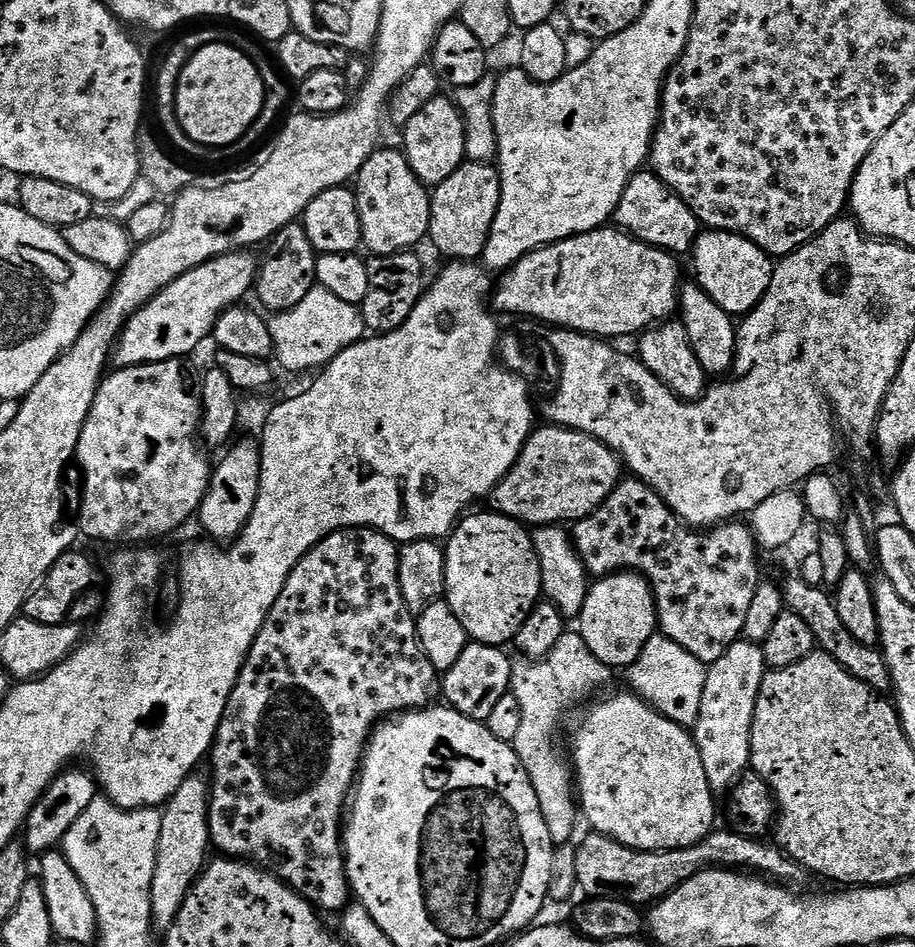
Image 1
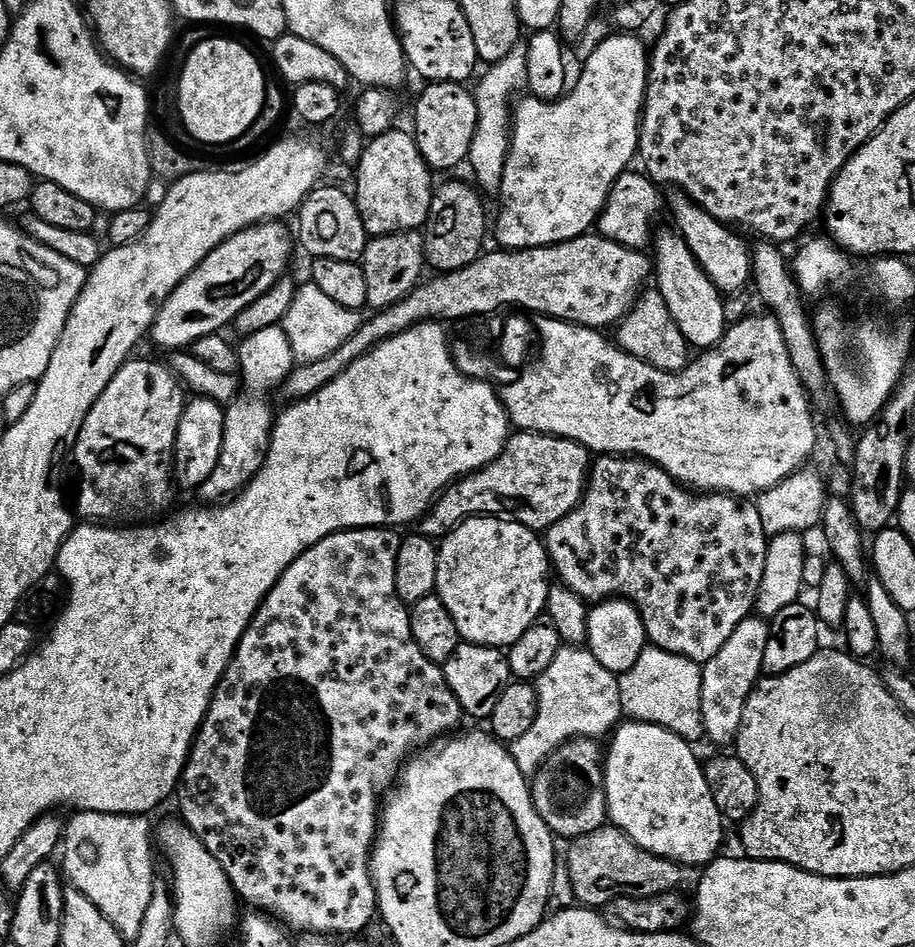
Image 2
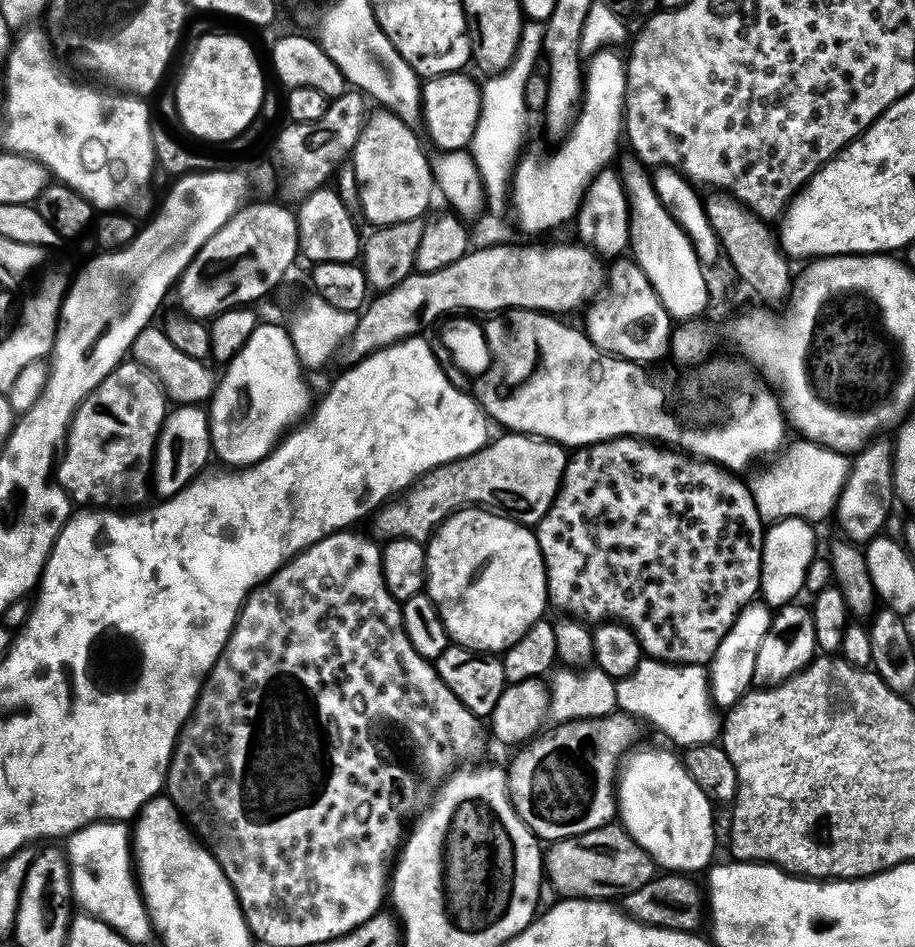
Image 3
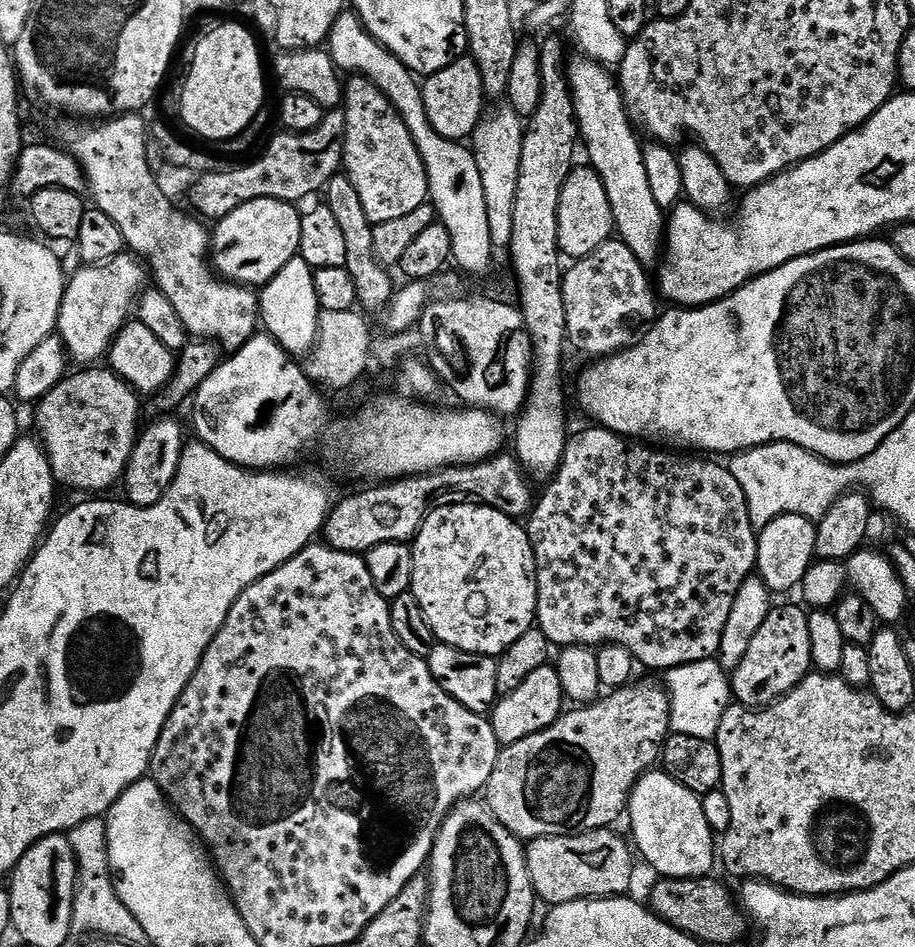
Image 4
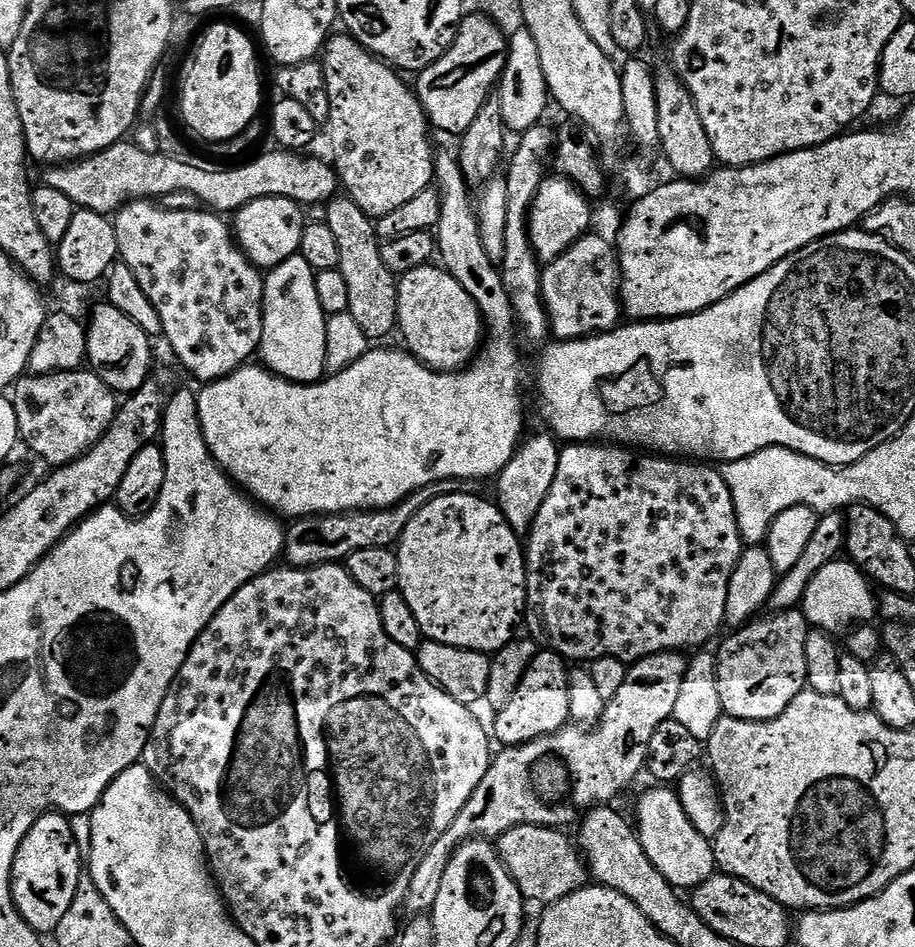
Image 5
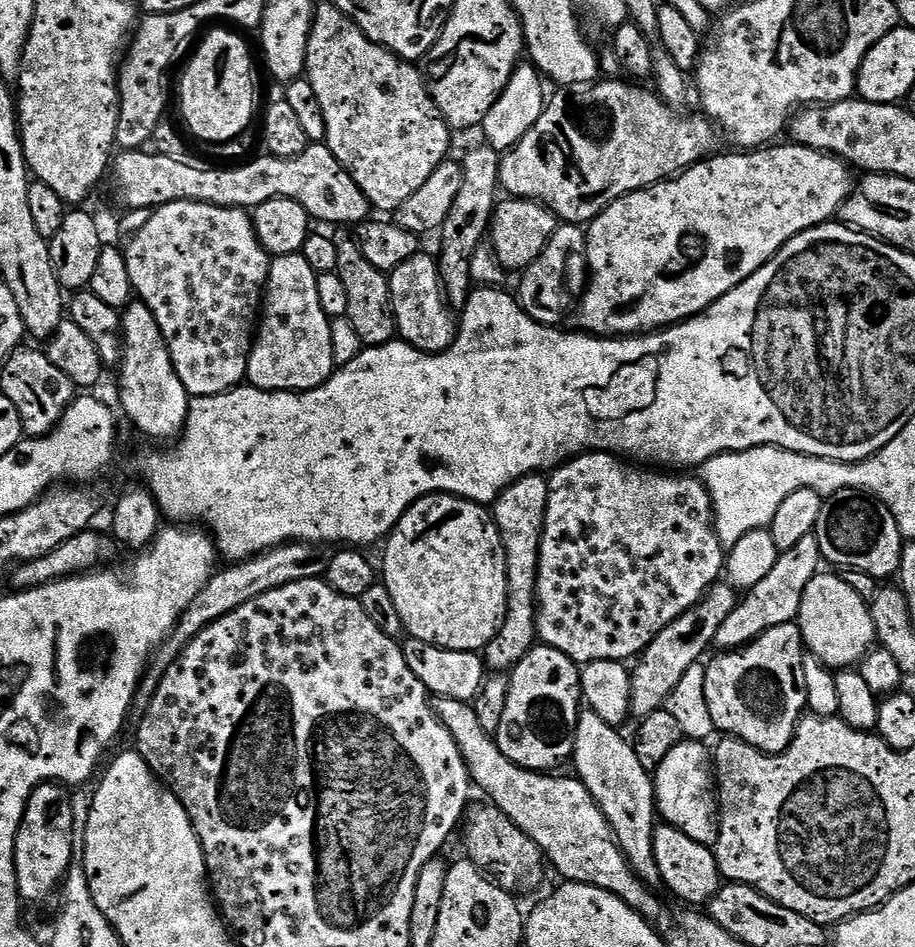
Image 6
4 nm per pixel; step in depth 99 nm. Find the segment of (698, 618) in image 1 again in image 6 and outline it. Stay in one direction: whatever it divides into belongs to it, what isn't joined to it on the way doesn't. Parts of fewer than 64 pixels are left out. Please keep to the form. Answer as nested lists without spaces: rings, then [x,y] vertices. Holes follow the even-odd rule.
[[[589,450],[557,467],[550,476],[548,509],[544,523],[544,542],[540,550],[540,578],[538,581],[538,611],[536,626],[539,643],[548,644],[554,650],[562,650],[578,666],[591,660],[619,660],[639,657],[651,646],[652,640],[680,616],[692,610],[712,585],[721,579],[726,568],[726,549],[716,533],[716,513],[712,511],[712,495],[703,479],[691,480],[688,474],[665,474],[647,467],[635,468],[627,459],[611,452]]]

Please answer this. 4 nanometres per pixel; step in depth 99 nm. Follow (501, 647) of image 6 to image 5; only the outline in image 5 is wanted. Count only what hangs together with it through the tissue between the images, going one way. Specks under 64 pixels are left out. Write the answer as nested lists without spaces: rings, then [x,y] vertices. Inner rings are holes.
[[[547,435],[532,436],[529,440],[527,437],[495,481],[496,488],[500,491],[498,497],[500,513],[517,534],[531,532],[534,518],[538,518],[538,510],[542,510],[542,502],[546,502],[546,494],[550,494],[550,486],[554,486],[554,474],[558,474],[562,448],[555,435]]]

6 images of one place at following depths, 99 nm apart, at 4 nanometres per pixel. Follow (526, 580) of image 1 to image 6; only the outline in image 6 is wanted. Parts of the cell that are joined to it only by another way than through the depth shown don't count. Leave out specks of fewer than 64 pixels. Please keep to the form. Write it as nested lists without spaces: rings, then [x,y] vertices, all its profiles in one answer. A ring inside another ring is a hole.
[[[437,494],[434,496],[423,496],[415,500],[408,507],[406,514],[397,522],[387,537],[388,549],[384,552],[384,576],[382,572],[382,583],[388,588],[394,605],[401,615],[403,631],[414,639],[422,642],[432,643],[436,647],[448,648],[451,651],[468,651],[479,653],[488,647],[488,644],[498,634],[505,618],[508,616],[508,574],[506,572],[506,550],[500,537],[500,531],[496,525],[493,513],[485,505],[477,504],[475,500],[466,500],[463,496],[450,496]]]

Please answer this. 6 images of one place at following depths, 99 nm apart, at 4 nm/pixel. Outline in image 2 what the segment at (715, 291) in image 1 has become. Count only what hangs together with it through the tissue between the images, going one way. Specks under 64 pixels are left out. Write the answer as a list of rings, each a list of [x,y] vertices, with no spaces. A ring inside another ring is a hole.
[[[681,192],[671,193],[670,210],[676,225],[677,233],[686,241],[688,249],[711,281],[721,293],[736,292],[742,289],[746,282],[751,281],[751,253],[749,247],[734,234],[727,225],[715,220],[712,215],[695,204]]]

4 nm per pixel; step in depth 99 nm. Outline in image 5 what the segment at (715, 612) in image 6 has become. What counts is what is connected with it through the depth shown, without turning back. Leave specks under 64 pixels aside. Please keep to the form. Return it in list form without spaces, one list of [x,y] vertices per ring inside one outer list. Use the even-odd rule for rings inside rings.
[[[679,651],[659,652],[658,655],[650,655],[635,661],[629,667],[621,689],[605,703],[603,717],[595,730],[585,730],[579,725],[572,724],[528,744],[505,747],[500,750],[502,752],[497,751],[486,778],[482,778],[482,782],[478,782],[478,790],[470,794],[470,802],[462,806],[458,818],[454,818],[454,822],[445,830],[442,838],[438,838],[438,842],[434,842],[434,846],[426,850],[426,858],[418,862],[418,870],[414,870],[414,878],[410,880],[410,890],[403,907],[409,908],[409,913],[412,914],[431,913],[434,902],[438,902],[438,890],[442,890],[442,877],[446,874],[446,866],[450,866],[450,858],[467,840],[499,838],[503,832],[516,824],[537,824],[543,828],[564,830],[567,829],[567,824],[577,823],[576,808],[591,810],[611,805],[612,799],[623,788],[630,787],[640,772],[643,773],[647,765],[652,735],[662,722],[673,717],[689,665],[687,657],[683,656],[685,655]]]

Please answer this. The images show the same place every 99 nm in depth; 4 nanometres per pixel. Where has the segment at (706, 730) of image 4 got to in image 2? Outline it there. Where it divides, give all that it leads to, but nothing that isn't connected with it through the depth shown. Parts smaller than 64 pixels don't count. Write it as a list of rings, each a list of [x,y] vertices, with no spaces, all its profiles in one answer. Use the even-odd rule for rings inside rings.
[[[646,646],[634,666],[619,675],[620,702],[623,713],[638,721],[658,725],[678,734],[688,743],[705,735],[701,722],[701,665],[685,656],[672,655],[660,648]]]

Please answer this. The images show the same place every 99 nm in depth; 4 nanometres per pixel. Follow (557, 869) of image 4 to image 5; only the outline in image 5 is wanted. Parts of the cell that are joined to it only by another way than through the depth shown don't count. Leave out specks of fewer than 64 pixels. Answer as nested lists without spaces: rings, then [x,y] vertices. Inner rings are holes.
[[[516,824],[495,841],[500,860],[514,878],[525,901],[547,906],[574,894],[590,880],[590,868],[579,847],[563,831],[537,824]]]

